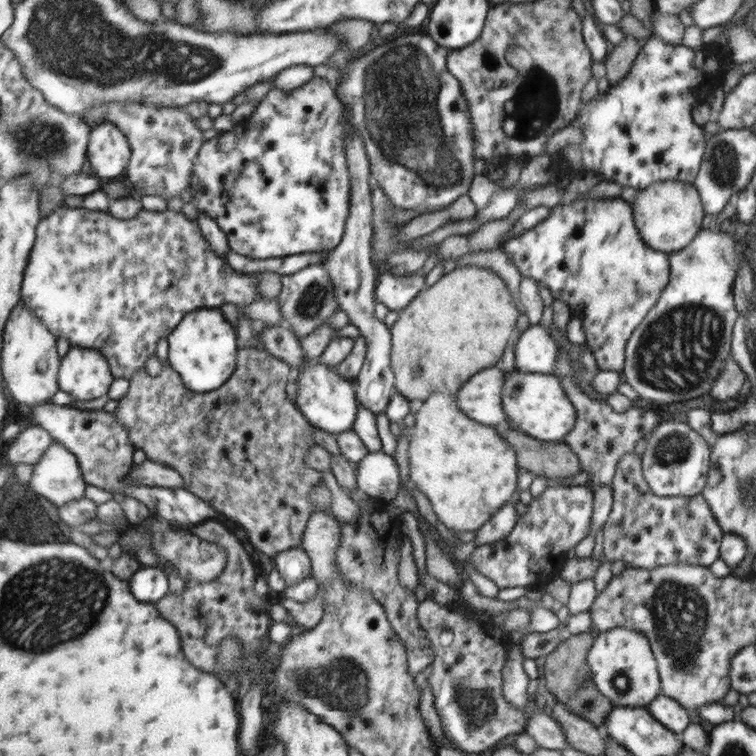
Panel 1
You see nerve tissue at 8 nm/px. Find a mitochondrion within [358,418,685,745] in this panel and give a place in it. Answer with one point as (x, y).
(475, 714)

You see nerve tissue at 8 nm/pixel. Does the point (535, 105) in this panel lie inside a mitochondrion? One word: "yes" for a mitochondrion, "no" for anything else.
yes

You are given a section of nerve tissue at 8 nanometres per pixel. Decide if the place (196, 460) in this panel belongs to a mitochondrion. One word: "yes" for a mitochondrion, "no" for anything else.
yes

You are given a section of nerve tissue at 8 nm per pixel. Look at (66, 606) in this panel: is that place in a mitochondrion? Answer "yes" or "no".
yes

